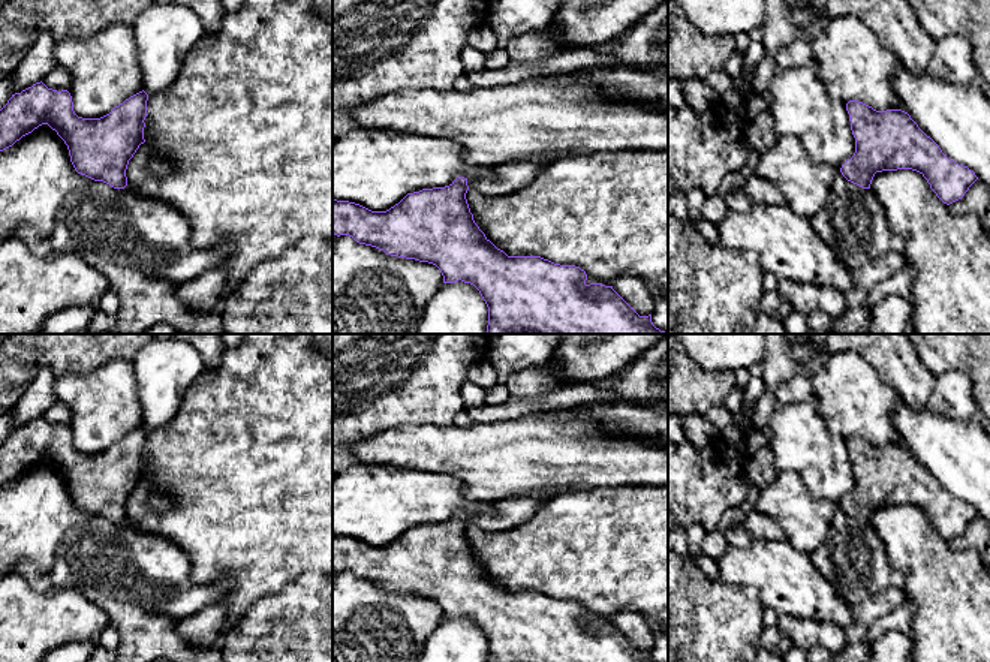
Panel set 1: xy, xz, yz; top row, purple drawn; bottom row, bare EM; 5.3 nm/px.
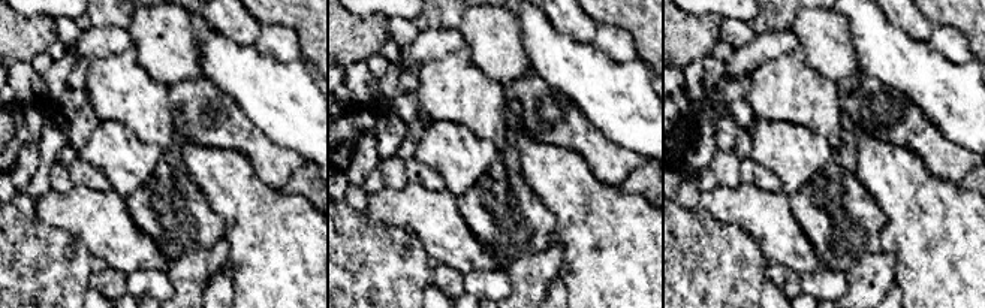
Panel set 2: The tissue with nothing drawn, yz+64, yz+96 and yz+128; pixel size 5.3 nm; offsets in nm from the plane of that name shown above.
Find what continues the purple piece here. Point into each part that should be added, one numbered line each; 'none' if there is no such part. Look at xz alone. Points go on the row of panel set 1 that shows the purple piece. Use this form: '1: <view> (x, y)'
1: xz (508, 177)

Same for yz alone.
none

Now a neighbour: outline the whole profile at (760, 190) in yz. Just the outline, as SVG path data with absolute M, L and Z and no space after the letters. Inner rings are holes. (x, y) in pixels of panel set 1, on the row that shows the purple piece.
M756 174L746 180L744 190L752 204L768 204L776 207L786 204L780 189Z

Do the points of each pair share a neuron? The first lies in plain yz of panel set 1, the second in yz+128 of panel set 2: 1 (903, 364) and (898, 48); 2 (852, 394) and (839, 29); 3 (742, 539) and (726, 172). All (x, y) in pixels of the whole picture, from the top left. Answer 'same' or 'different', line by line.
1: different
2: same
3: same

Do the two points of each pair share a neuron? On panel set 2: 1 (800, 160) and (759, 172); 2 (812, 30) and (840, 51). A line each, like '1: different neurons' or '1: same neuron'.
1: different neurons
2: same neuron

